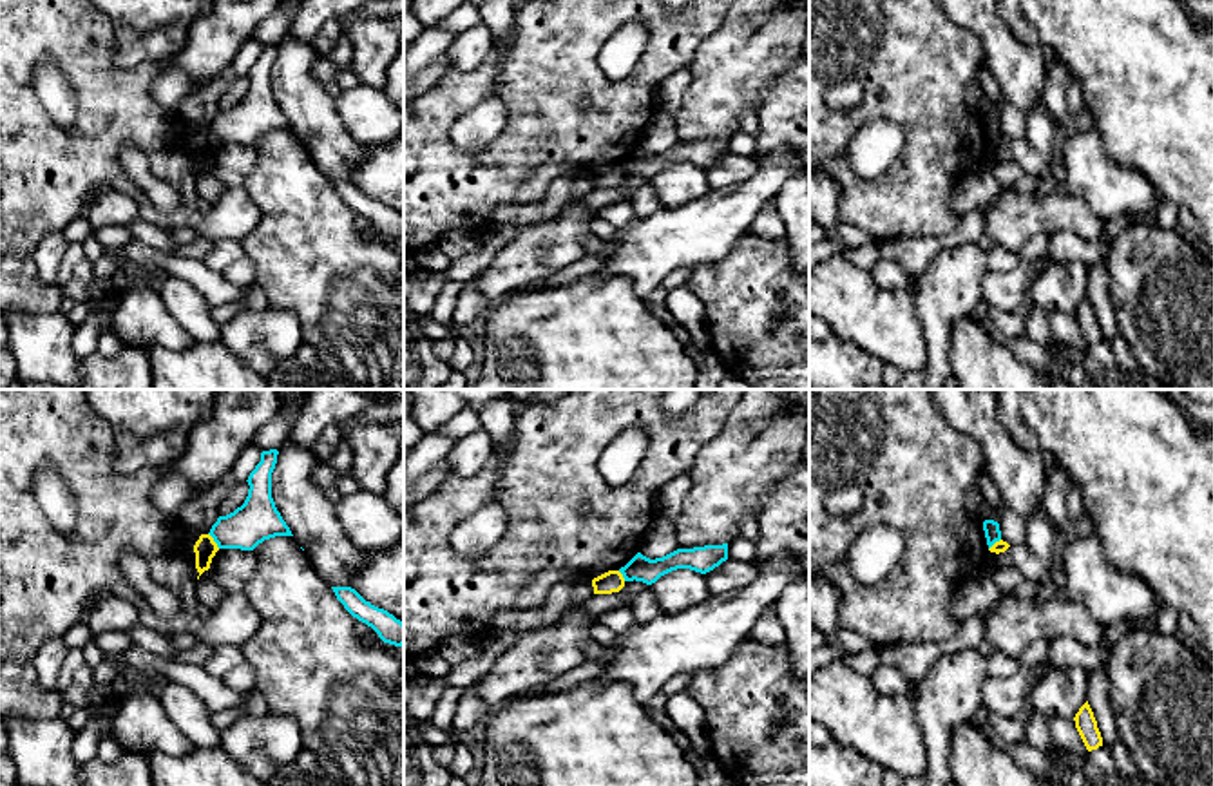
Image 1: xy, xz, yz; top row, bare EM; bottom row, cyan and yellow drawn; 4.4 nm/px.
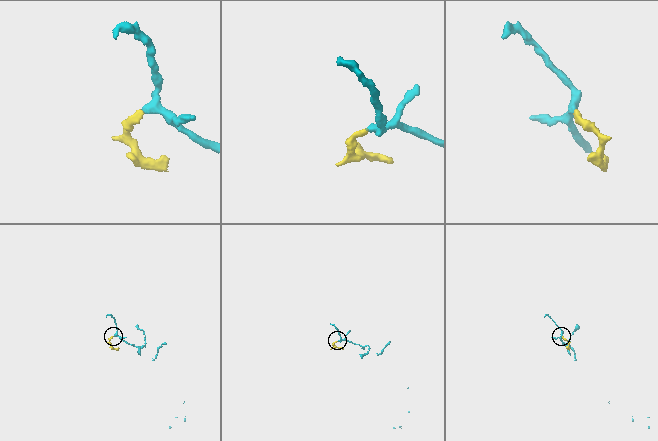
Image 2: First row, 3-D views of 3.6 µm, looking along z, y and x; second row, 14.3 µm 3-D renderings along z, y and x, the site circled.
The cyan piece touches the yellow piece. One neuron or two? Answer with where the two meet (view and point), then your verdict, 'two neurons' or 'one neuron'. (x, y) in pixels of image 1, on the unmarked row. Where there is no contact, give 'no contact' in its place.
xy (214, 134) | two neurons

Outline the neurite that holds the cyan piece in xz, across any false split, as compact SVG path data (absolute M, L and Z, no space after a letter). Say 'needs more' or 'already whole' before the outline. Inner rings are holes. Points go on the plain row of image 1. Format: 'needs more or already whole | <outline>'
already whole | M728 138L704 139L693 143L677 143L663 152L650 154L637 147L625 161L619 163L625 176L655 177L661 170L690 163L706 168L728 154Z

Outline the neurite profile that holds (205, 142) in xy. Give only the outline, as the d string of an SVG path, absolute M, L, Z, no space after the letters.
M201 129L199 134L194 139L196 147L196 163L199 170L210 163L212 152L219 145L217 138L210 129Z

